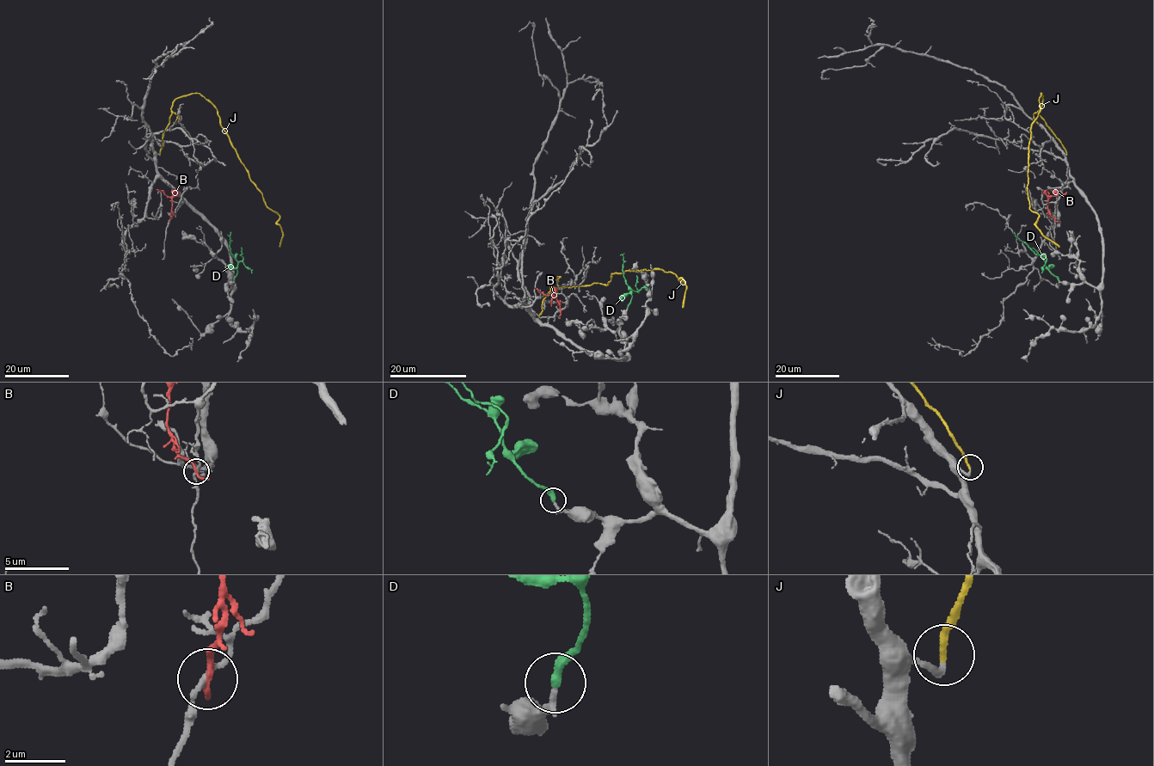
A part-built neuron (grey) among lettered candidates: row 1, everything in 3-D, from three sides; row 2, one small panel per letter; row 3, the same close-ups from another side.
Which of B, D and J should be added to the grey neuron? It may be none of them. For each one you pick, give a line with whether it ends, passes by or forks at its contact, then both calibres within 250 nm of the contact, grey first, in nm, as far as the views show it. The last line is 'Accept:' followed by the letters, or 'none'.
D: it ends there; 240 nm thick on the grey side, 320 nm on the other
J: it ends there; 200 nm thick on the grey side, 200 nm on the other
Accept: D, J

